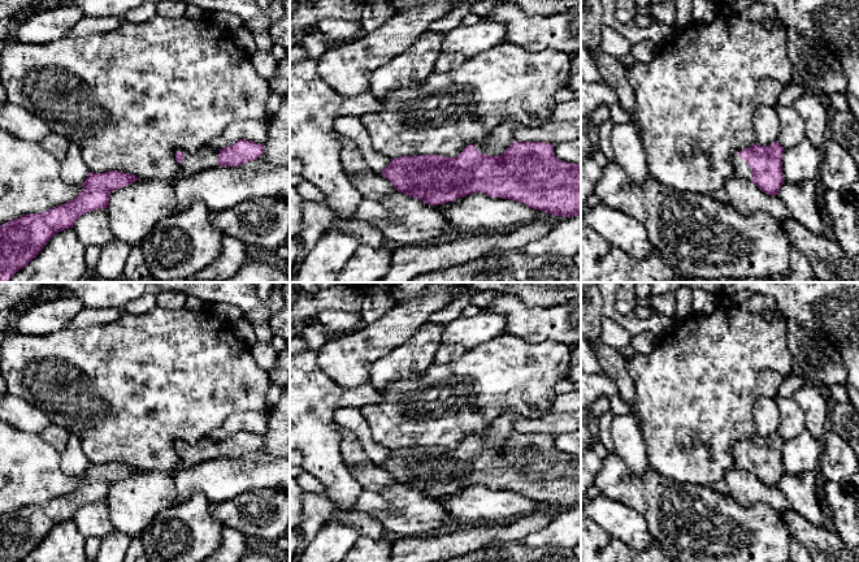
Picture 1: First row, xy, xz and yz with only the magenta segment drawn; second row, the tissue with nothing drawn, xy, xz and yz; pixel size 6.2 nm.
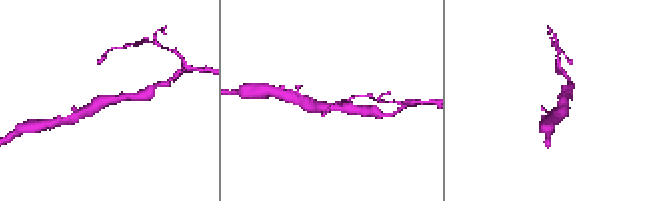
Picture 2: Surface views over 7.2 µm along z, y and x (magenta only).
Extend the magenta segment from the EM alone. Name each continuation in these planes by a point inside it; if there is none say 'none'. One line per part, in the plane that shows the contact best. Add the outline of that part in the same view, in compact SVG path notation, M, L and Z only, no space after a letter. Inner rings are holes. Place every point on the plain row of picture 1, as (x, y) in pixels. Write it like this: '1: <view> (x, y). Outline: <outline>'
1: xz (502, 428). Outline: M516 414L500 415L491 423L485 436L476 436L476 441L489 448L502 446L511 436L516 433L513 422L519 418L522 416Z

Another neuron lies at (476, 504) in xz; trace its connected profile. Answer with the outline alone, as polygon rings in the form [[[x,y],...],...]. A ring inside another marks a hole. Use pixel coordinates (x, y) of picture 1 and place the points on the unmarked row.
[[[483,484],[469,485],[451,497],[443,496],[441,505],[447,514],[468,526],[508,516],[520,518],[538,510],[554,509],[524,494],[512,490],[491,489]]]

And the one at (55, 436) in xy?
[[[52,424],[39,436],[60,454],[66,448],[69,433],[64,428]]]

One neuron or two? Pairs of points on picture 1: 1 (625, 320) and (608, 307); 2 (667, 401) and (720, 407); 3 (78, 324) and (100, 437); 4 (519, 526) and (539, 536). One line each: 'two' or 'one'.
1: one
2: one
3: two
4: two

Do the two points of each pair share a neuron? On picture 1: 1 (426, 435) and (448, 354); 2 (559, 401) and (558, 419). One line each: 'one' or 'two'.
1: two
2: two

